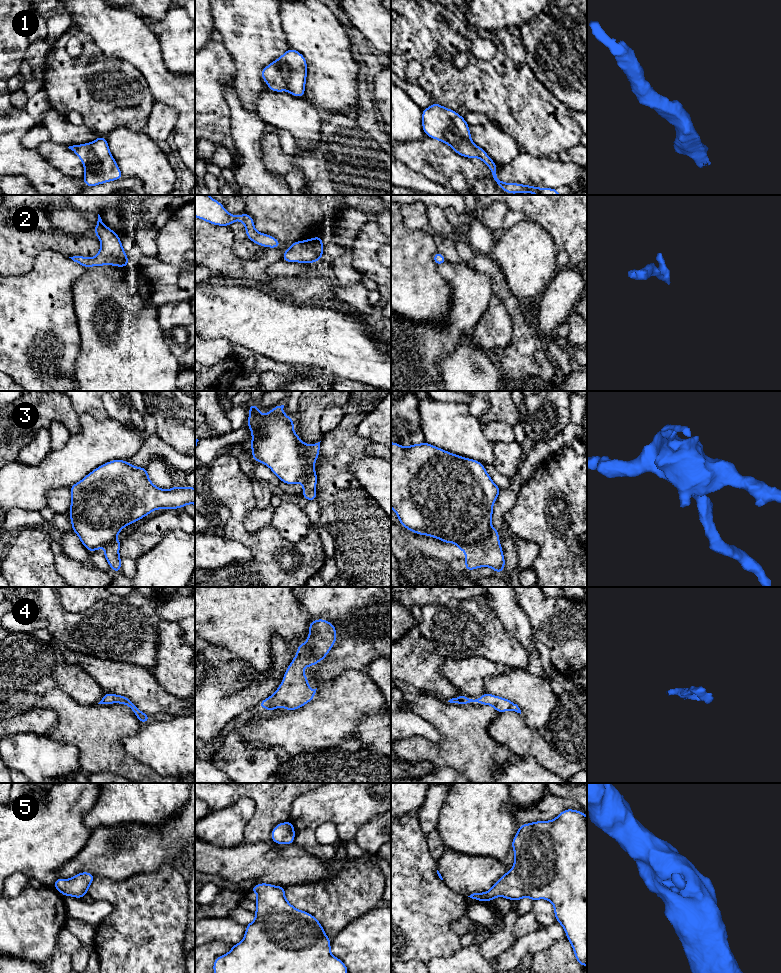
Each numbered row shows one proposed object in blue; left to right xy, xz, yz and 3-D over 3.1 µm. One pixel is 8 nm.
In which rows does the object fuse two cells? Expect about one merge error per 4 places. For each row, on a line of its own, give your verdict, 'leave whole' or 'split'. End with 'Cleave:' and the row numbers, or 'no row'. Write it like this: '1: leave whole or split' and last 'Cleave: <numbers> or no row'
1: leave whole
2: leave whole
3: split
4: leave whole
5: leave whole
Cleave: 3

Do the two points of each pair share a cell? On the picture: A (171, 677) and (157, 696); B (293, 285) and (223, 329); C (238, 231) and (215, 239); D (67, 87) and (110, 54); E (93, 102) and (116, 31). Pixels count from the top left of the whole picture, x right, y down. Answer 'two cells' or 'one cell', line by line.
A: two cells
B: two cells
C: two cells
D: two cells
E: two cells

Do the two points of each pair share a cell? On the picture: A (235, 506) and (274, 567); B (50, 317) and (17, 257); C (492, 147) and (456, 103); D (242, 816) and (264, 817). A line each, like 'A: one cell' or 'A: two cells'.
A: one cell
B: two cells
C: two cells
D: two cells

